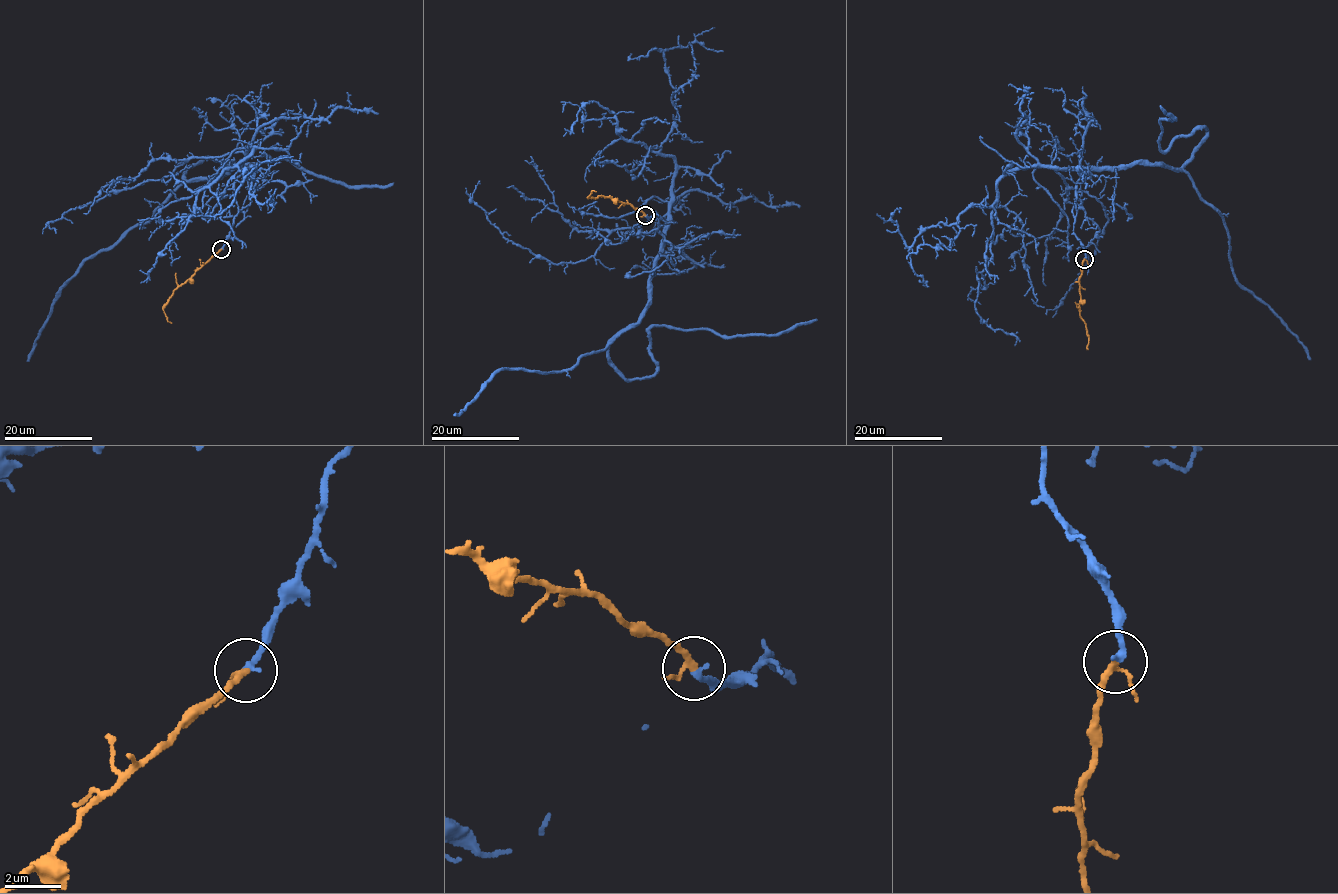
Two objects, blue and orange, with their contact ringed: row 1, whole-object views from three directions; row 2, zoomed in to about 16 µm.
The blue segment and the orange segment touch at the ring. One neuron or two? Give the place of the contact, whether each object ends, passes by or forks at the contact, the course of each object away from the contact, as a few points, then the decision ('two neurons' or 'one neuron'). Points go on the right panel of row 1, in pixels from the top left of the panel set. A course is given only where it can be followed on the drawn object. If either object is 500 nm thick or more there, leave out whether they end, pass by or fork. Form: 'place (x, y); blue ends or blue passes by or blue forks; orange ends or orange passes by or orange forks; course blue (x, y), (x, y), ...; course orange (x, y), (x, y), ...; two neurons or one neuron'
place (1084, 259); blue ends; orange passes by; course blue (1085, 259), (1073, 232), (1081, 174), (1175, 170), (1206, 132), (1160, 148), (1160, 120), (1175, 118), (1160, 105); course orange (1084, 259), (1079, 280), (1079, 315), (1086, 327), (1088, 349); one neuron

